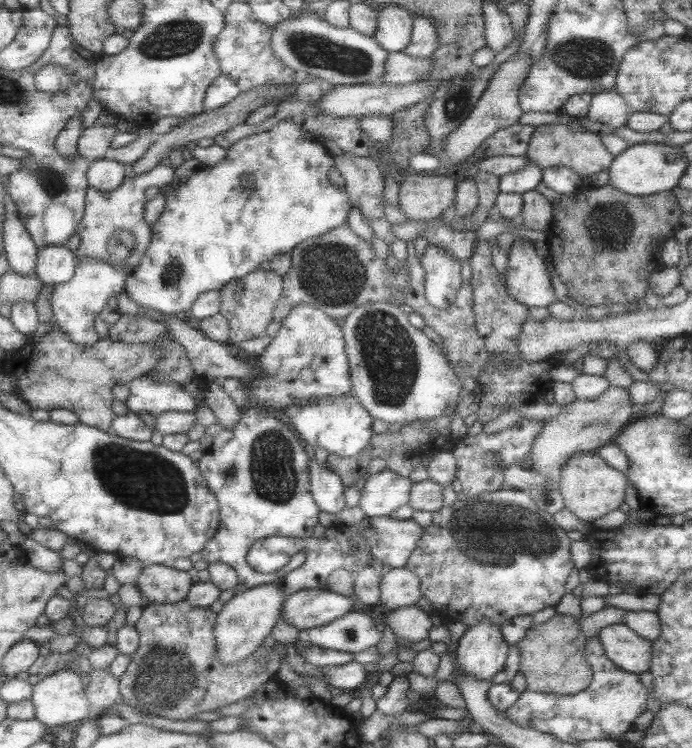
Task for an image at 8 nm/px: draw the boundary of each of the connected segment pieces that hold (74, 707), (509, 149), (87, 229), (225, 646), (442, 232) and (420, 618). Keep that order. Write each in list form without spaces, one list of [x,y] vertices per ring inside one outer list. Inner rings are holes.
[[[63,669],[44,675],[41,680],[31,685],[30,702],[34,709],[34,719],[46,728],[57,726],[73,726],[90,719],[88,705],[84,698],[84,687],[79,675],[73,671]]]
[[[514,123],[481,142],[471,158],[477,164],[485,158],[496,155],[525,157],[526,147],[533,132],[533,126]]]
[[[158,165],[141,176],[125,177],[113,191],[101,192],[88,186],[85,189],[82,218],[76,229],[77,236],[79,236],[79,245],[73,251],[76,260],[81,258],[112,263],[107,253],[107,249],[110,248],[107,241],[119,230],[131,231],[131,243],[137,248],[137,256],[143,255],[150,241],[150,226],[144,222],[145,189],[149,186],[161,187],[167,184],[173,178],[173,174],[174,169],[171,165]]]
[[[278,581],[254,586],[247,590],[238,589],[233,597],[223,604],[223,608],[216,613],[215,622],[213,622],[215,659],[219,663],[231,665],[255,652],[278,621],[285,596],[284,592],[280,590]]]
[[[443,222],[431,224],[430,228],[427,228],[419,237],[423,237],[427,241],[427,245],[435,245],[435,247],[449,251],[459,261],[459,264],[463,263],[465,259],[469,260],[477,242],[474,232],[458,232],[449,229]]]
[[[415,605],[392,610],[385,618],[385,624],[395,637],[416,644],[427,638],[428,631],[435,622],[432,613],[423,612]]]

